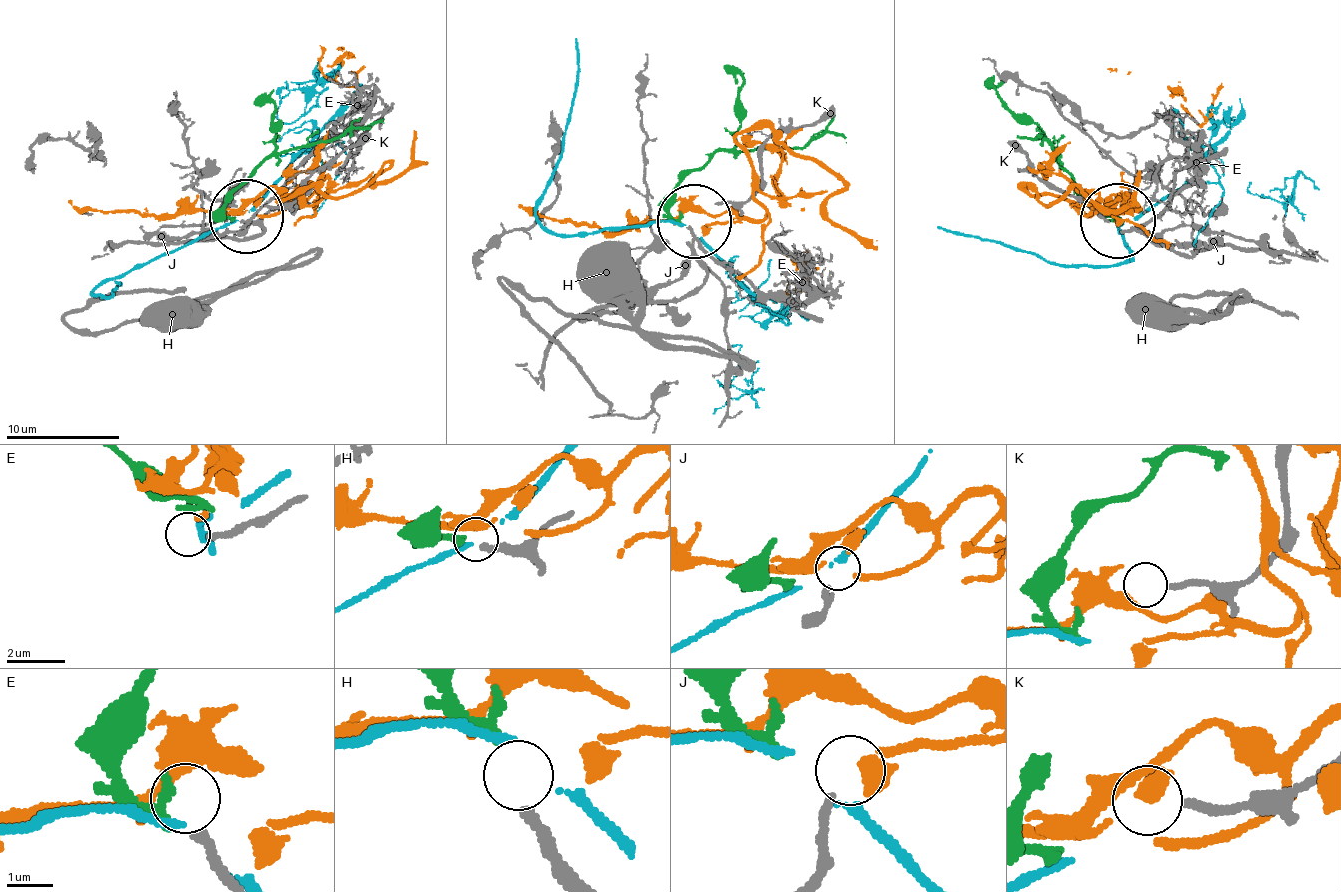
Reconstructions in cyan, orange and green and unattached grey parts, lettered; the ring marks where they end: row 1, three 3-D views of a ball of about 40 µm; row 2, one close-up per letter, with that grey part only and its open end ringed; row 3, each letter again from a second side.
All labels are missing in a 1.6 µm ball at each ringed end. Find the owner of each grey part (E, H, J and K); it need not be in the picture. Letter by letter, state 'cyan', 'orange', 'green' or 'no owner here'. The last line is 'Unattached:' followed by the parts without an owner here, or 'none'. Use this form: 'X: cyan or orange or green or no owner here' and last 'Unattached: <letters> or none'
E: no owner here
H: green
J: orange
K: no owner here
Unattached: E, K

